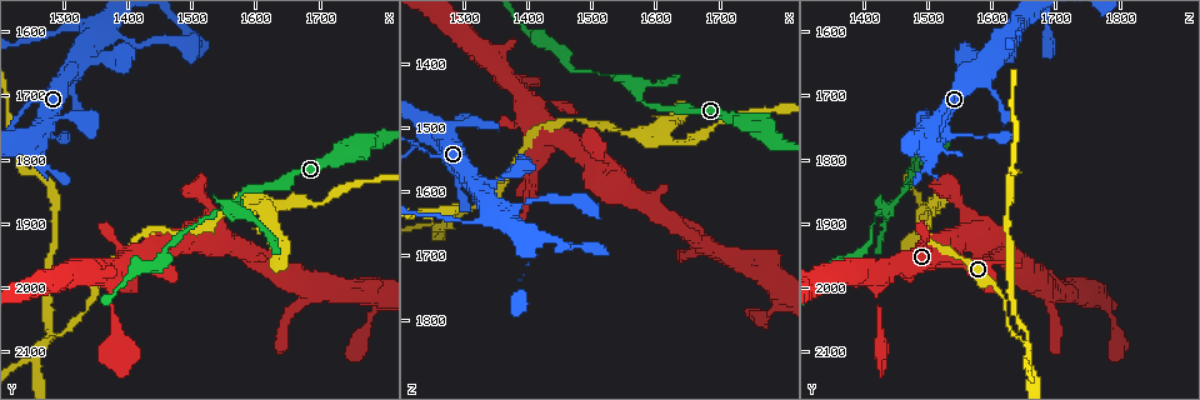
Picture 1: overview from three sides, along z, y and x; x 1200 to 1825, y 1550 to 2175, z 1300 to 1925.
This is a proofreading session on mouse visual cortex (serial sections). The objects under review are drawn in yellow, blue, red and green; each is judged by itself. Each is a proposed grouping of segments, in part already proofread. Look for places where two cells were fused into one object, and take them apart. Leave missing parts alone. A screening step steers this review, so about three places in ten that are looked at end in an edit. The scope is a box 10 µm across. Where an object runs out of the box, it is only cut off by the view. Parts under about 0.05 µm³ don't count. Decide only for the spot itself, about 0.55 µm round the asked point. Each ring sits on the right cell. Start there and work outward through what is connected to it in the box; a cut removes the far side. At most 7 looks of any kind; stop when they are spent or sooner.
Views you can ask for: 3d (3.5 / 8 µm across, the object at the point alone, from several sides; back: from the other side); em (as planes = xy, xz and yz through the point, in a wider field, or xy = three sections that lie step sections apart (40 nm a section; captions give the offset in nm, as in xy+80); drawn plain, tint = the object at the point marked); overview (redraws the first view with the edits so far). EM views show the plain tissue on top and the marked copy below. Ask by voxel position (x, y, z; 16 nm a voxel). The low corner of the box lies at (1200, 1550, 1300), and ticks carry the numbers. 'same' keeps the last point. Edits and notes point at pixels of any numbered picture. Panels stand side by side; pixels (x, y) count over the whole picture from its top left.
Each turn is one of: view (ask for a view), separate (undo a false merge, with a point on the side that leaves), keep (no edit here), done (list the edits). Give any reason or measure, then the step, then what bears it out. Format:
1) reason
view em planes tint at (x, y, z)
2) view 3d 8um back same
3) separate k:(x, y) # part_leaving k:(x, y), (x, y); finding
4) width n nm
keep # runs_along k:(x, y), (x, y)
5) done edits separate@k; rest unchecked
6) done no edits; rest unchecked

sharp bend
view 3d 3.5um at (1380, 1600, 1630)

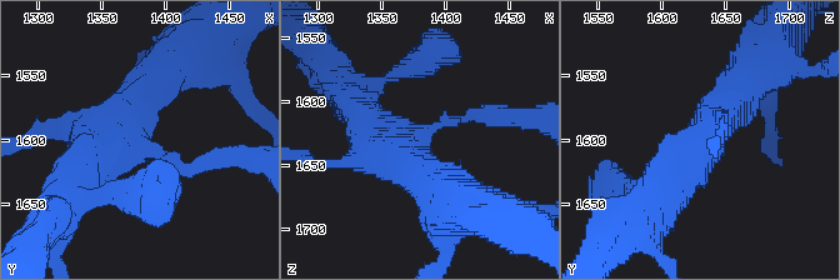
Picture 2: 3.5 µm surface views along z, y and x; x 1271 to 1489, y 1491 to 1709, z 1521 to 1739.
view em xy step 1 tint at (1378, 1602, 1630)

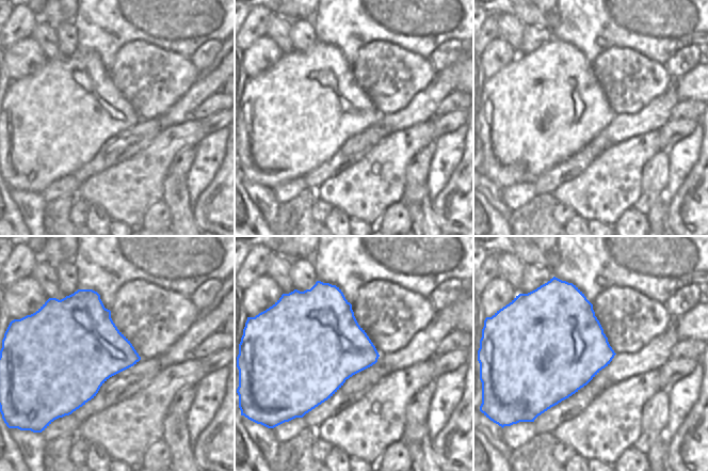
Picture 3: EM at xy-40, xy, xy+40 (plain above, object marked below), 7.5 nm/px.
view em planes tint same

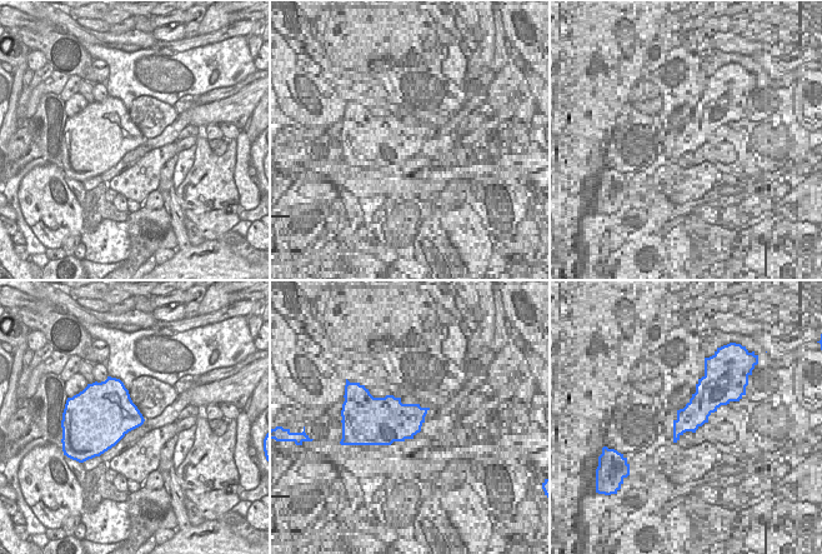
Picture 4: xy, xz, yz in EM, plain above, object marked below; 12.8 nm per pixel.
keep # all the same cell

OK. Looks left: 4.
abrupt turn
view 3d 3.5um at (1500, 1625, 1625)

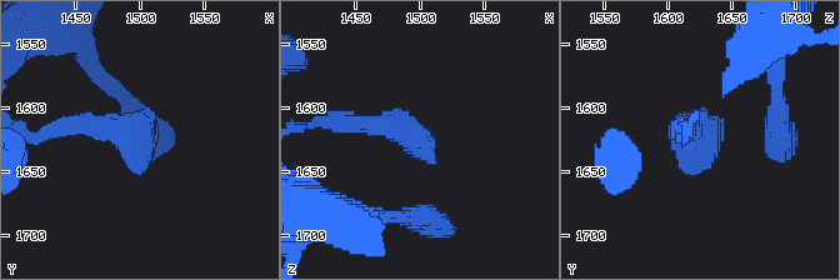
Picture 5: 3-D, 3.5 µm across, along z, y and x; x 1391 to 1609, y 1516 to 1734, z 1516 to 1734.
view em xy step 5 tint at (1494, 1624, 1624)

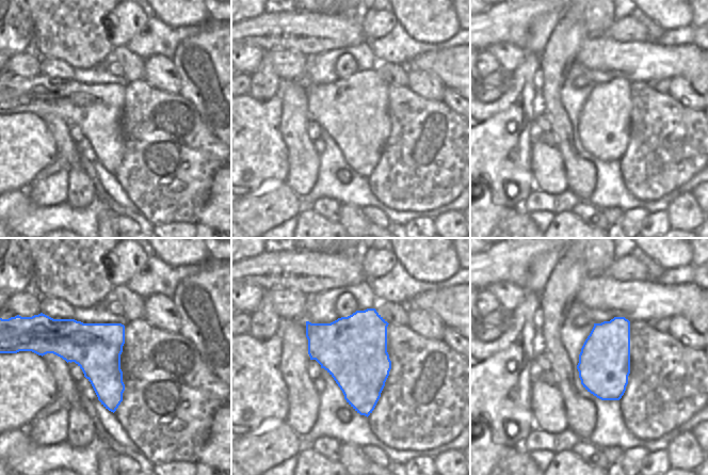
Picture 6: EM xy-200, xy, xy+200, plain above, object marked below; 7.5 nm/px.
keep # runs_along 5:(56, 130), (126, 134), (138, 173); one cell here

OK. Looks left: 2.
view 3d 3.5um at (1540, 1880, 1425)

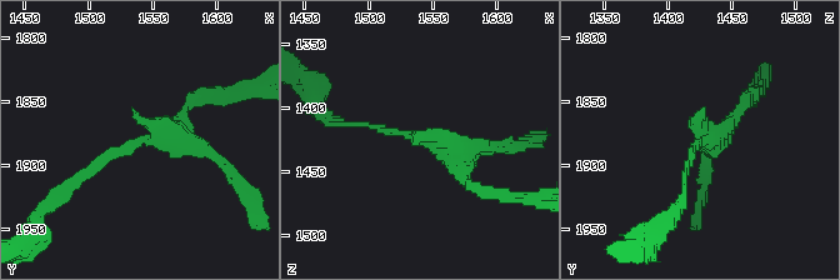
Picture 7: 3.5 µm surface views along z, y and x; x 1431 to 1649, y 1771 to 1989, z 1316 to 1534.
arm_widths 100, 200 nm
view em xy step 5 tint at (1540, 1882, 1426)

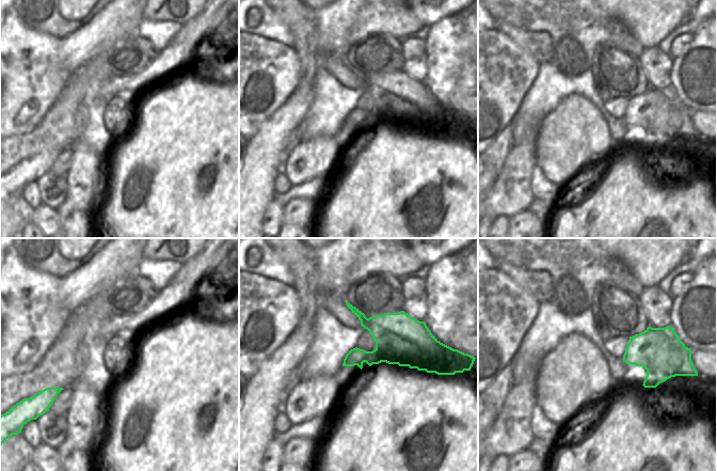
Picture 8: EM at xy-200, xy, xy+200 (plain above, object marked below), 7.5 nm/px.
separate 7:(708, 168) # border 8:(664, 328), (666, 340), (642, 366); two cells meet here

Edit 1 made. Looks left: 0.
done edits separate@7; rest unchecked

